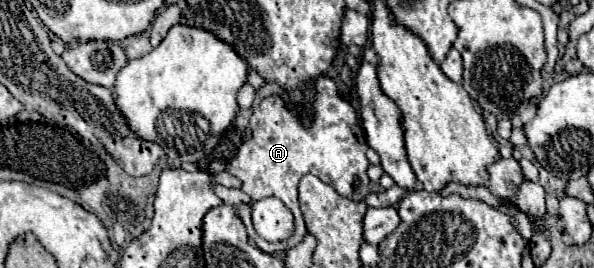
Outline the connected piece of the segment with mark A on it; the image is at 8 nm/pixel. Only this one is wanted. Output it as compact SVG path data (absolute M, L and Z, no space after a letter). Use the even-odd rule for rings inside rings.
M320 76L314 86L316 86L316 96L310 108L306 110L306 116L296 108L290 108L282 96L274 94L264 98L250 118L252 138L240 146L236 154L238 160L234 162L234 166L232 162L228 164L228 170L242 180L242 190L250 198L276 196L284 200L290 212L294 214L294 234L278 244L260 240L252 224L244 224L248 228L248 236L264 252L288 250L304 238L306 226L298 206L298 182L304 174L312 172L324 184L340 192L340 196L350 200L364 200L366 194L370 192L370 180L366 176L366 168L370 164L366 160L368 144L364 130L358 124L356 110L338 96L336 84L328 76Z

